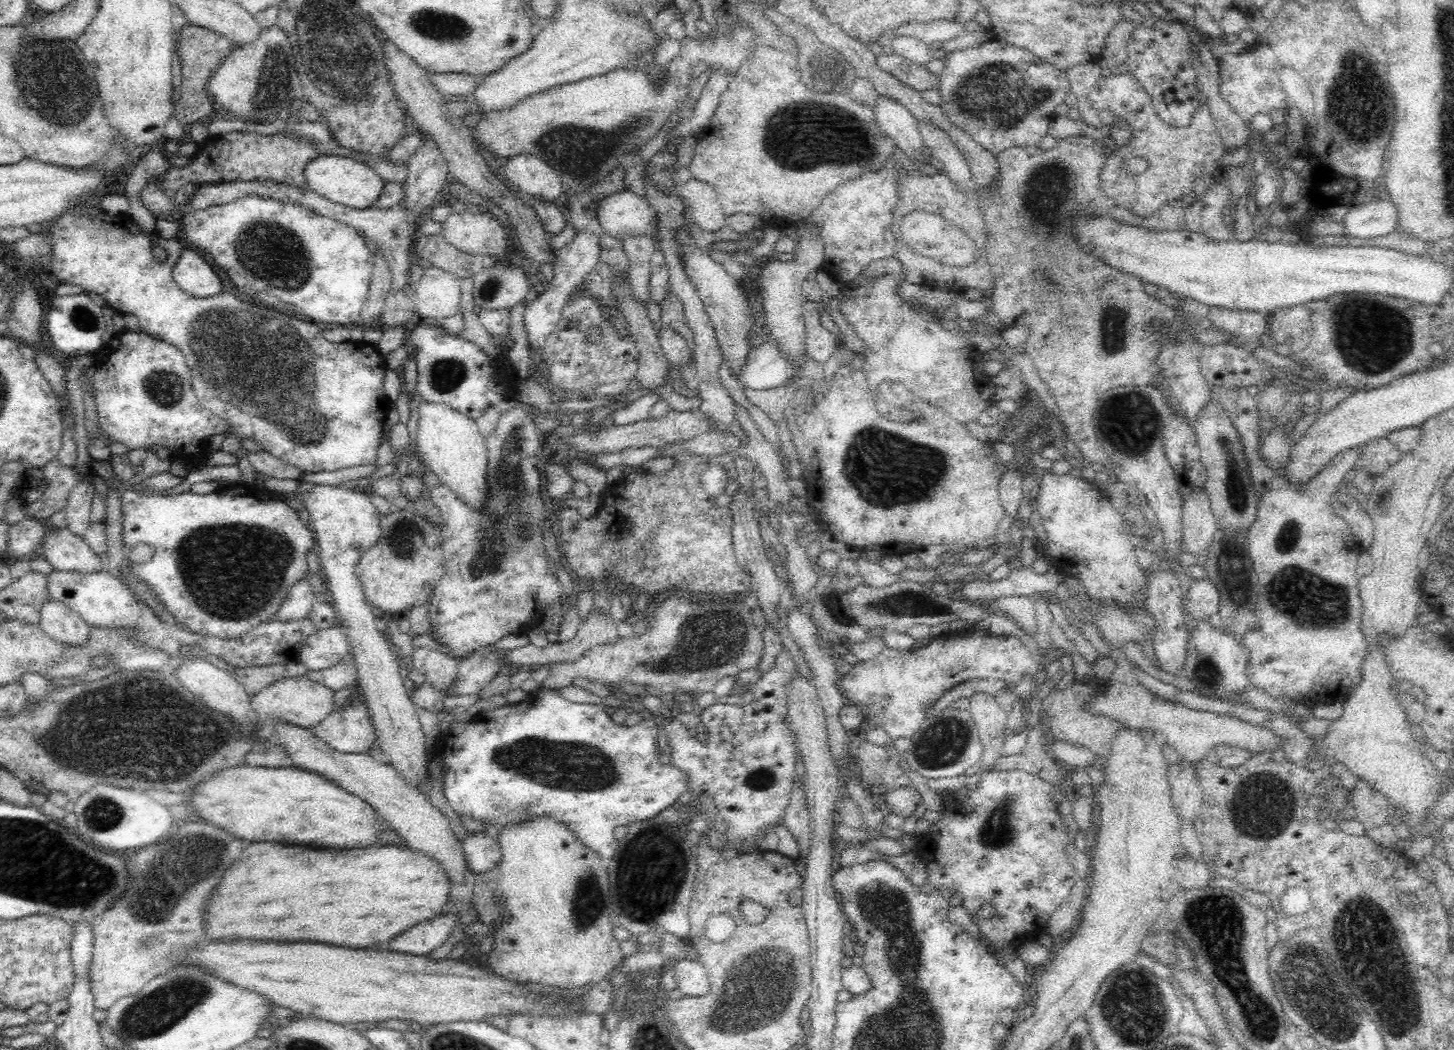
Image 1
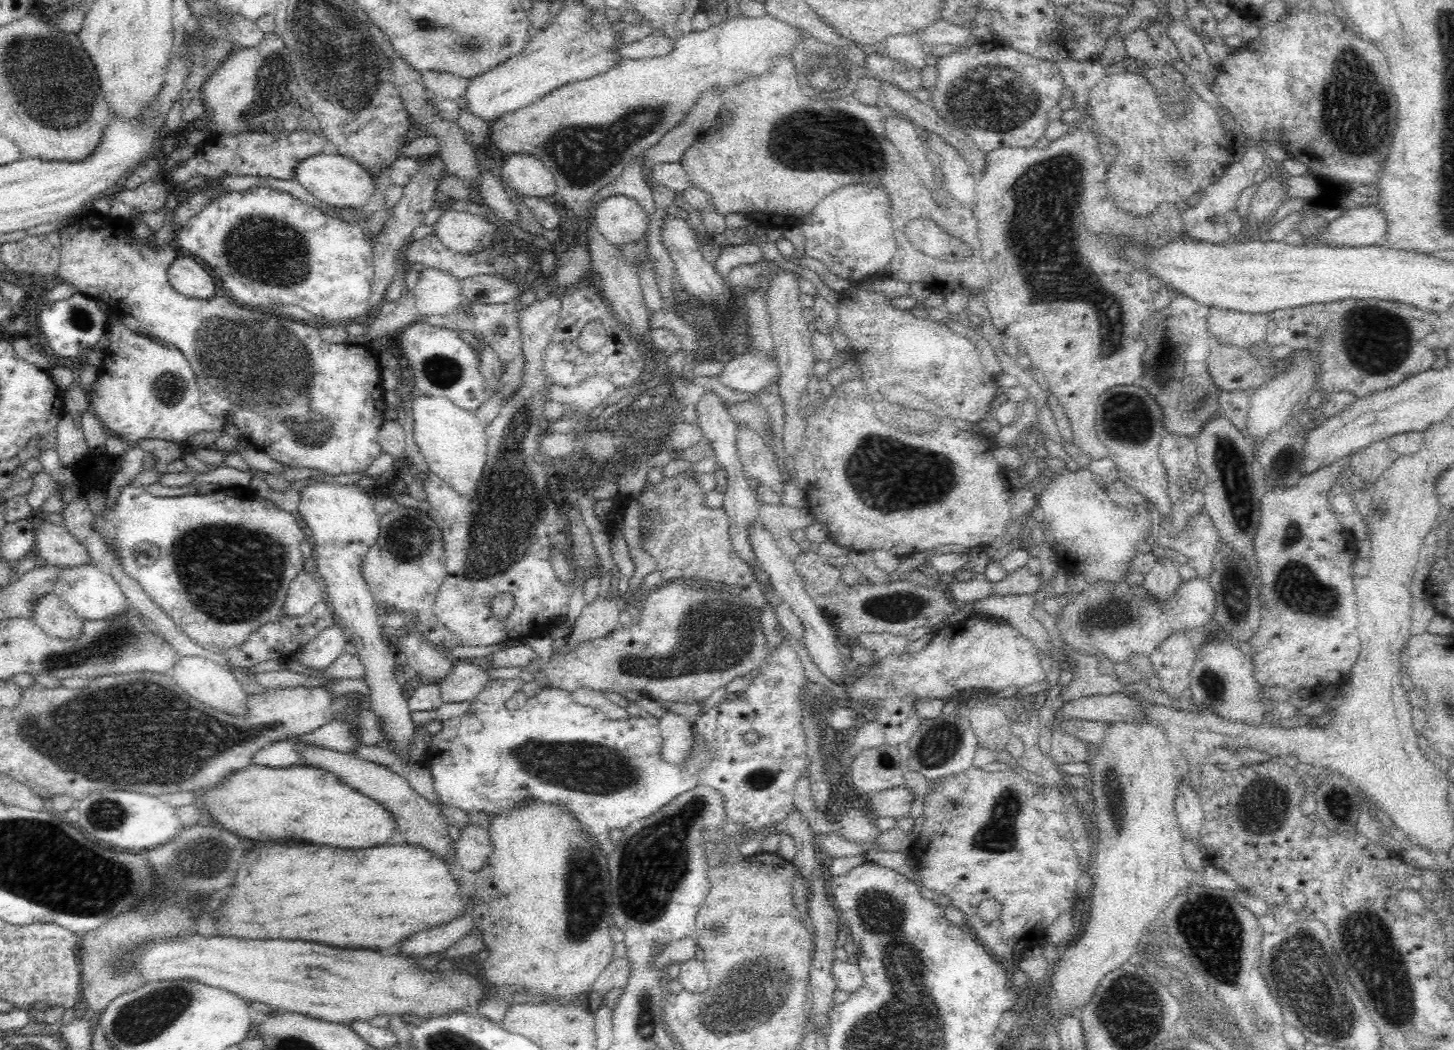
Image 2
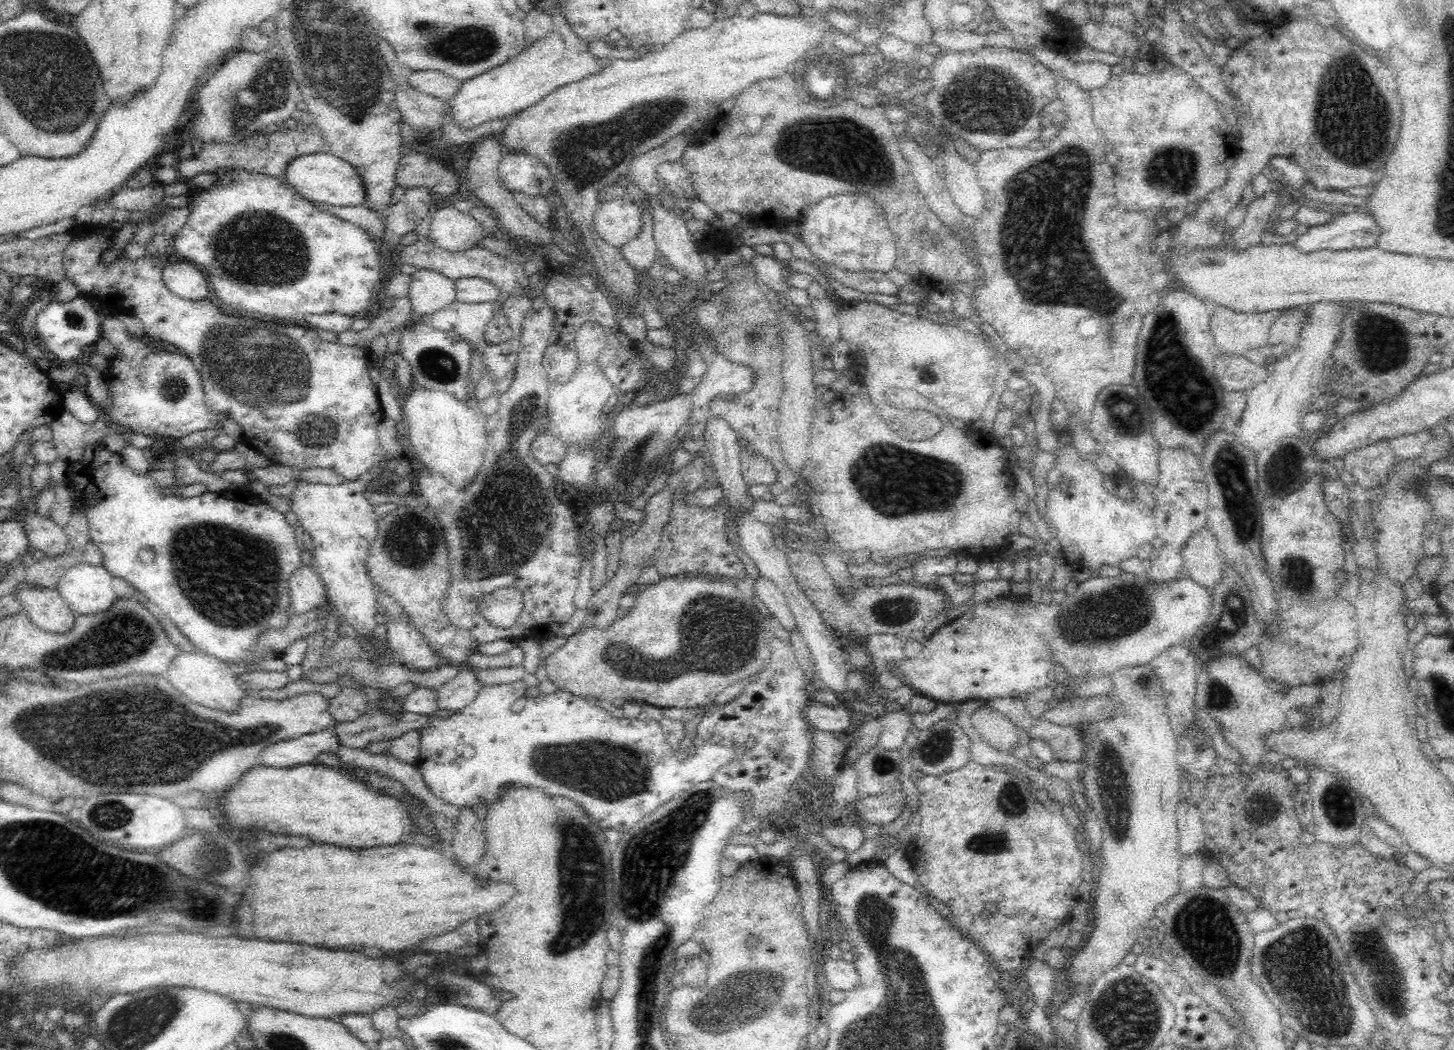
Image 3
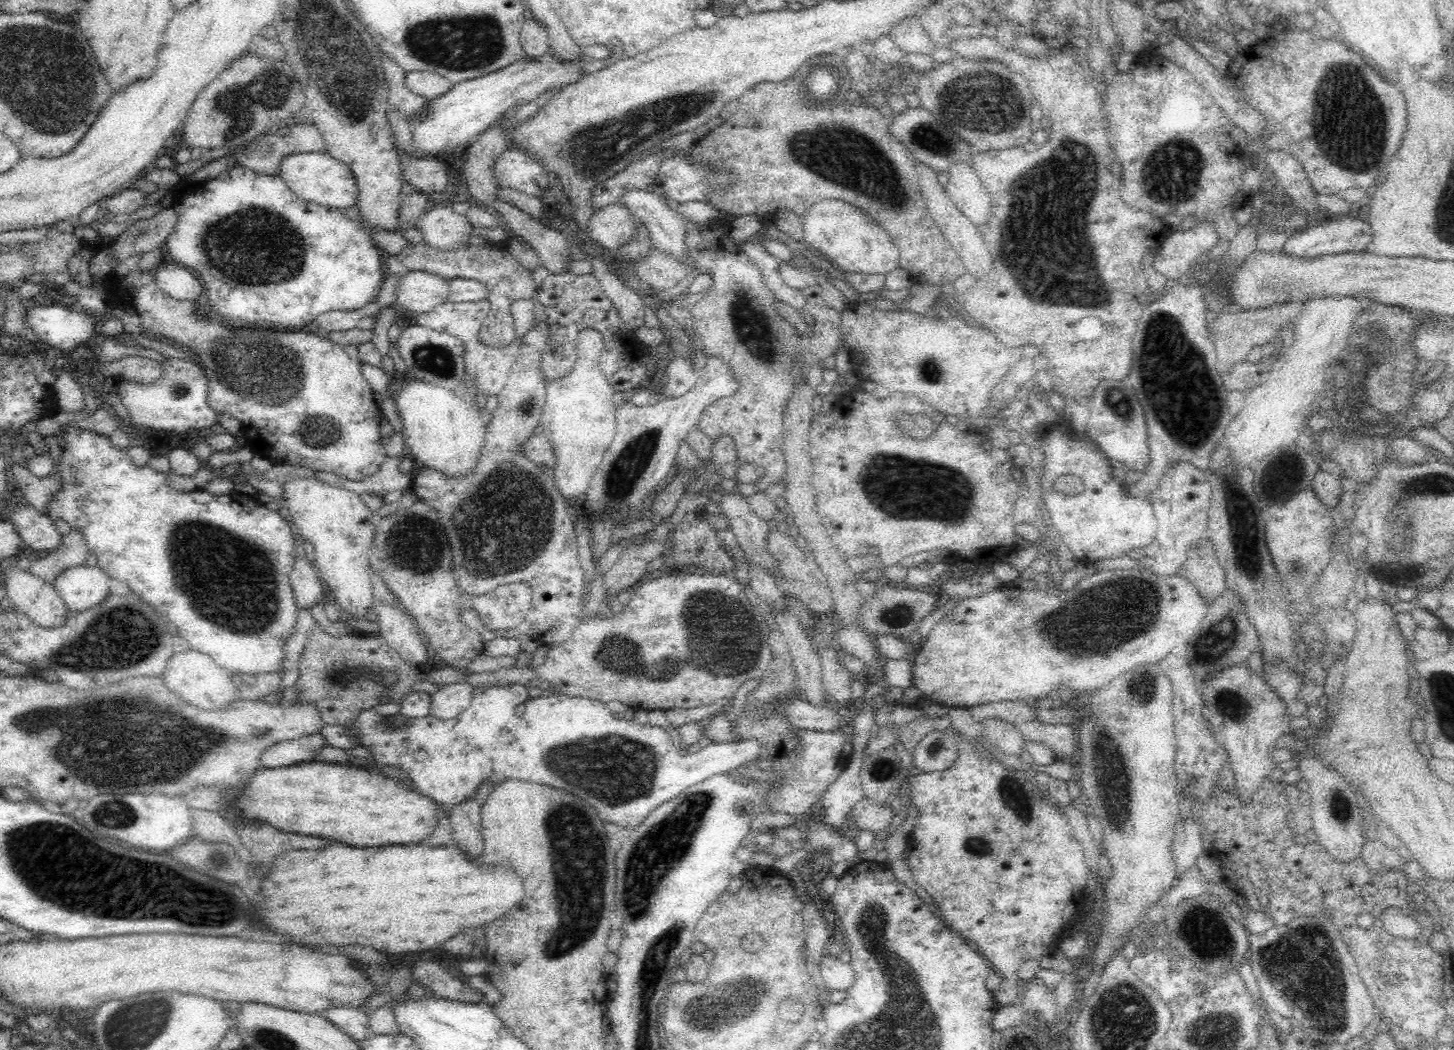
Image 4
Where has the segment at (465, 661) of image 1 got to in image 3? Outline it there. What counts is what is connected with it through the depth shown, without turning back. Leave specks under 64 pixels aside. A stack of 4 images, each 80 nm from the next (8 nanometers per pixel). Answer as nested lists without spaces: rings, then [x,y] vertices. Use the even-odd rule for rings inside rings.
[[[467,664],[460,666],[455,678],[435,689],[436,710],[446,710],[450,715],[461,711],[476,698],[482,686]]]

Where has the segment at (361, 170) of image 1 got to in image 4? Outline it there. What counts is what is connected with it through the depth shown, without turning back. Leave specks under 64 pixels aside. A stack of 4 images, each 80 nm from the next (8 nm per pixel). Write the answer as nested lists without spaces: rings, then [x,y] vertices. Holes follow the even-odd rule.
[[[324,150],[299,152],[299,154],[290,154],[282,158],[278,176],[284,180],[284,183],[294,195],[322,206],[338,209],[351,208],[358,196],[356,179],[354,179],[354,175],[352,175],[348,166],[330,157]]]

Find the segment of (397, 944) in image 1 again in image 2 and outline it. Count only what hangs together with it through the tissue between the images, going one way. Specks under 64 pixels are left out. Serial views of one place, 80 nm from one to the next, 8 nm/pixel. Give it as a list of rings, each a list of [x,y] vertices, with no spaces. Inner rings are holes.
[[[466,914],[456,918],[456,922],[446,924],[442,928],[432,928],[414,934],[410,940],[400,944],[400,952],[403,956],[427,956],[428,954],[442,953],[452,944],[456,944],[460,938],[464,938],[474,926],[474,920]]]

